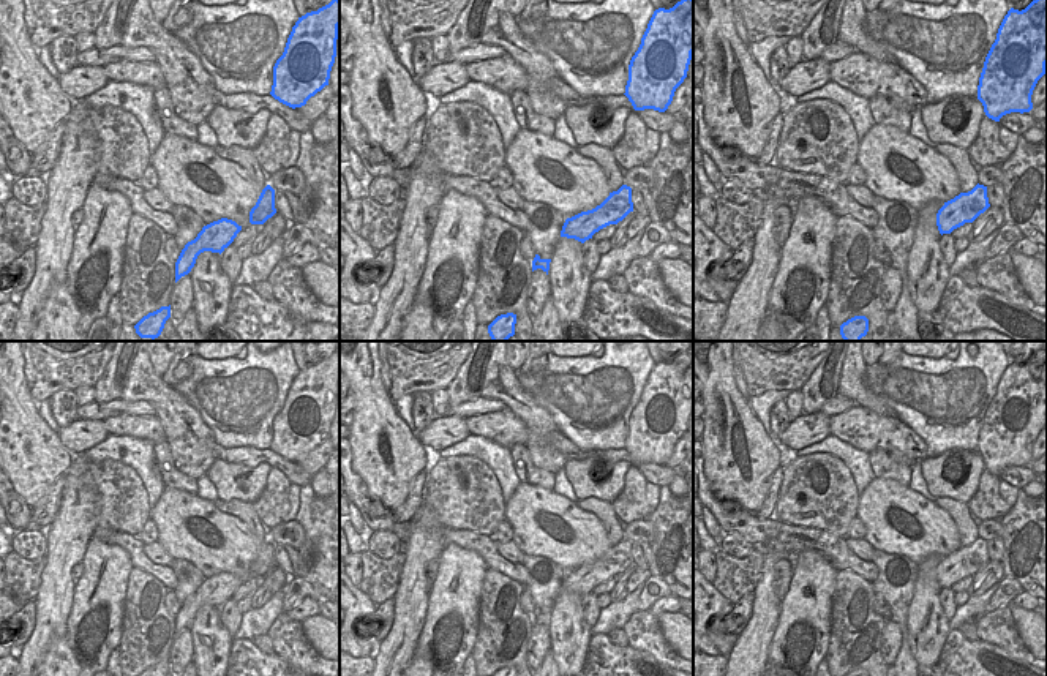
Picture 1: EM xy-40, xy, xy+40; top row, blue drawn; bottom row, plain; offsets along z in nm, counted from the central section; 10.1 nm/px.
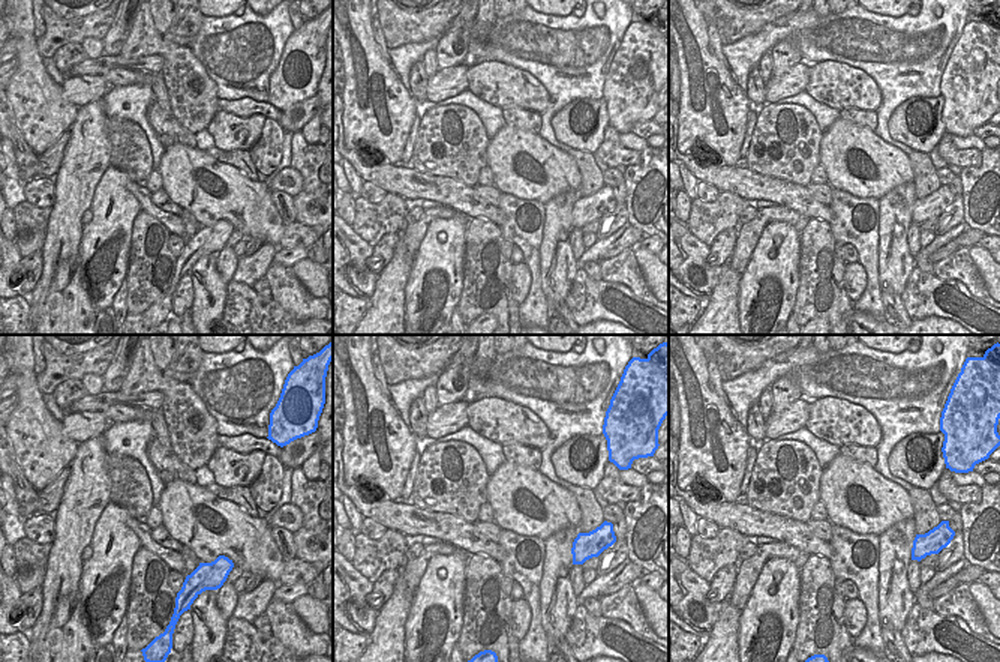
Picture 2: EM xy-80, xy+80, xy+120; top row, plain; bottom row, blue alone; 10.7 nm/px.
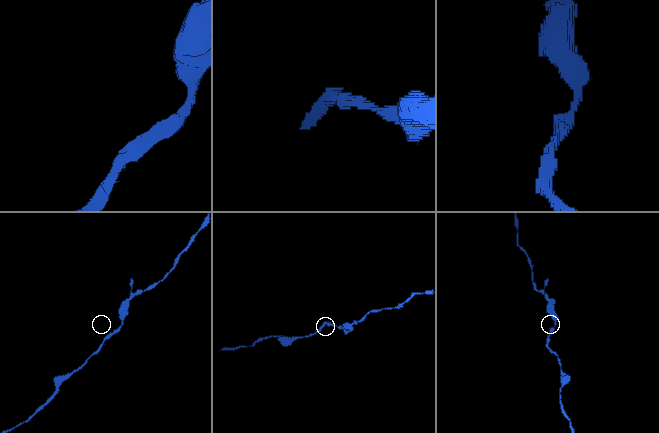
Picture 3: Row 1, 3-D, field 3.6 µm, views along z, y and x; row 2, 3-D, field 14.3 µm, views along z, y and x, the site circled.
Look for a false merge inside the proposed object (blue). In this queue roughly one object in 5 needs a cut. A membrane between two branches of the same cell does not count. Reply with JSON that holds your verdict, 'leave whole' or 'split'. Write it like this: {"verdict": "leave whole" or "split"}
{"verdict": "leave whole"}

